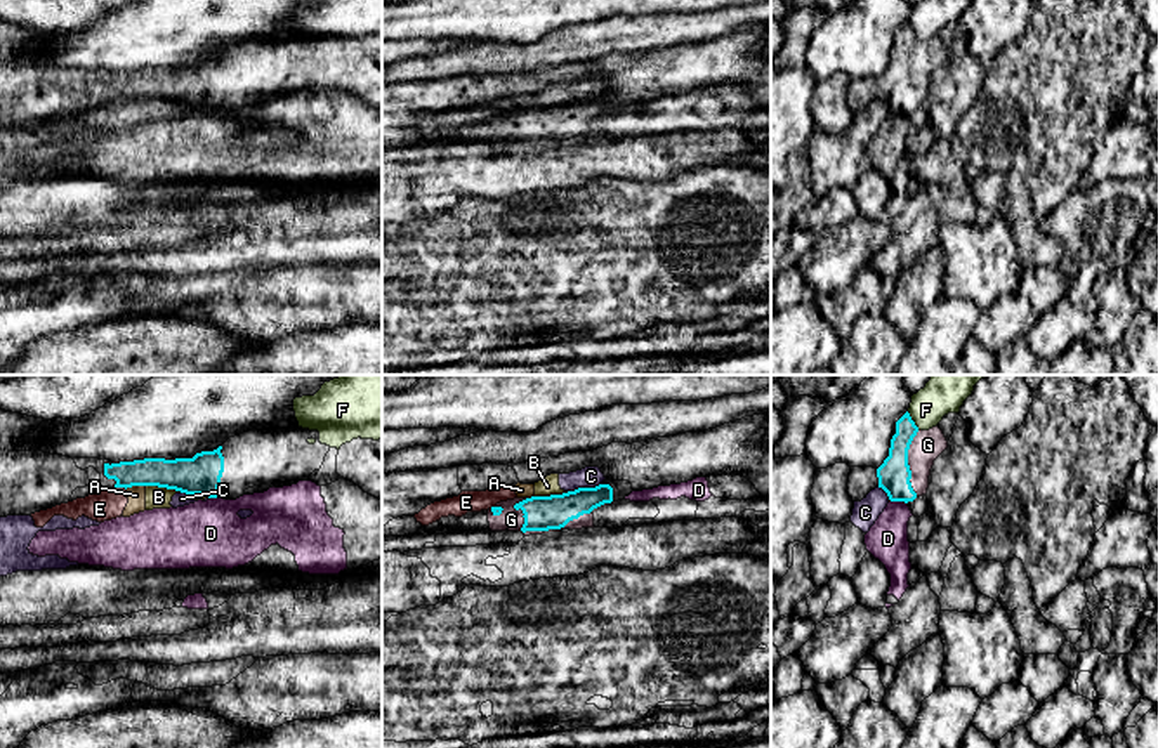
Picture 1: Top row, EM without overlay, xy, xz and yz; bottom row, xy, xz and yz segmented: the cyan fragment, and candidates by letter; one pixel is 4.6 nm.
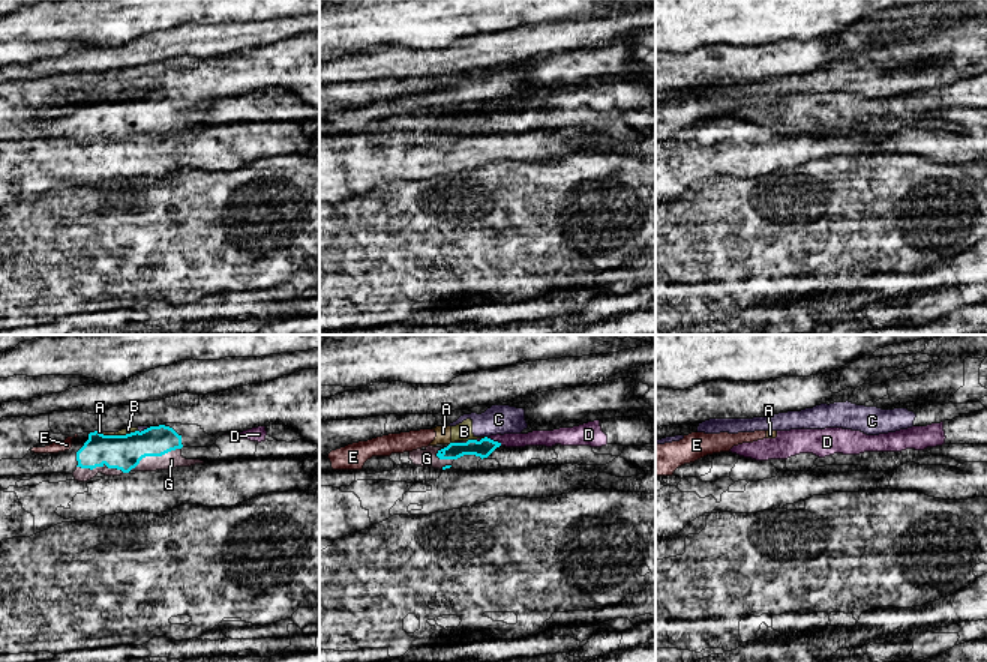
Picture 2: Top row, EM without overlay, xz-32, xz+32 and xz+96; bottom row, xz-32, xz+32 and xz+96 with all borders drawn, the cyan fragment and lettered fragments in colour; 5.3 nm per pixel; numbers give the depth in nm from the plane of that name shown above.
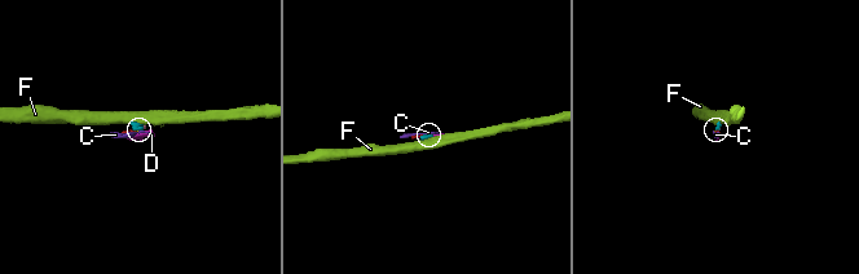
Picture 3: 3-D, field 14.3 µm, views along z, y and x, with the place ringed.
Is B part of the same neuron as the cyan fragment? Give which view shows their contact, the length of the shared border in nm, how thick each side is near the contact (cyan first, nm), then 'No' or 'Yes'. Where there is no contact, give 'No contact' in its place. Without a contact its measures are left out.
Touches cyan in xz. Shared border 160 nm. Thickness 160 nm (cyan) against 90 nm. No

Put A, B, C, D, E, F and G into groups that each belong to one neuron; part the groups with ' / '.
A B C E / D / F / G

